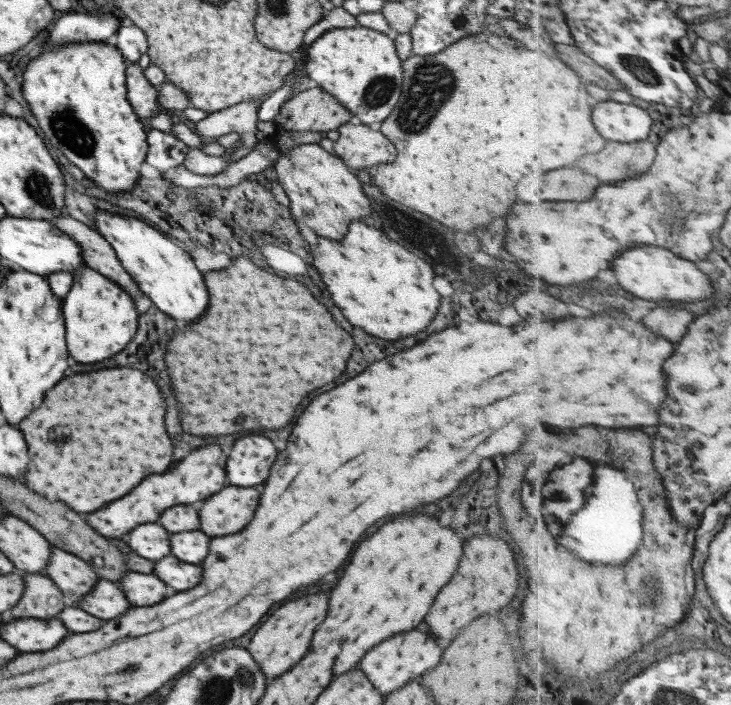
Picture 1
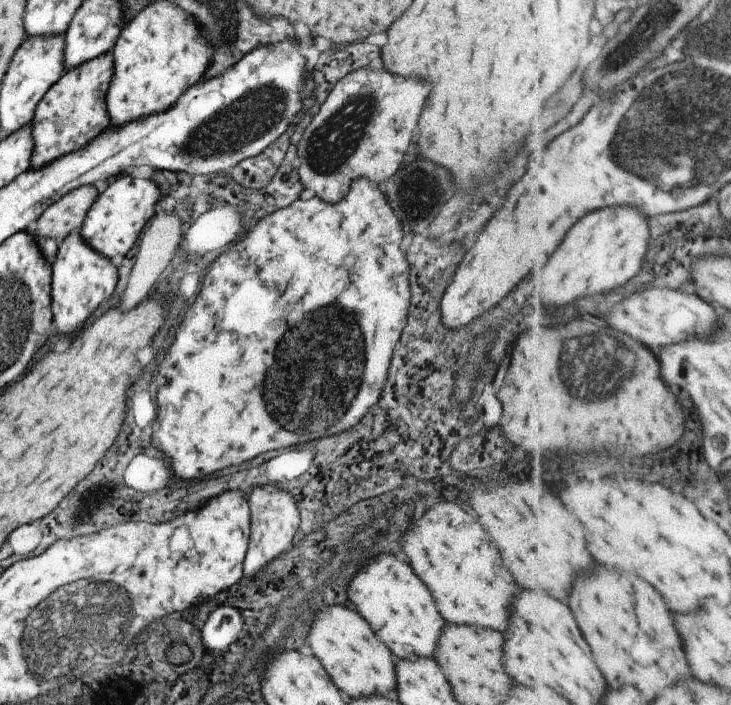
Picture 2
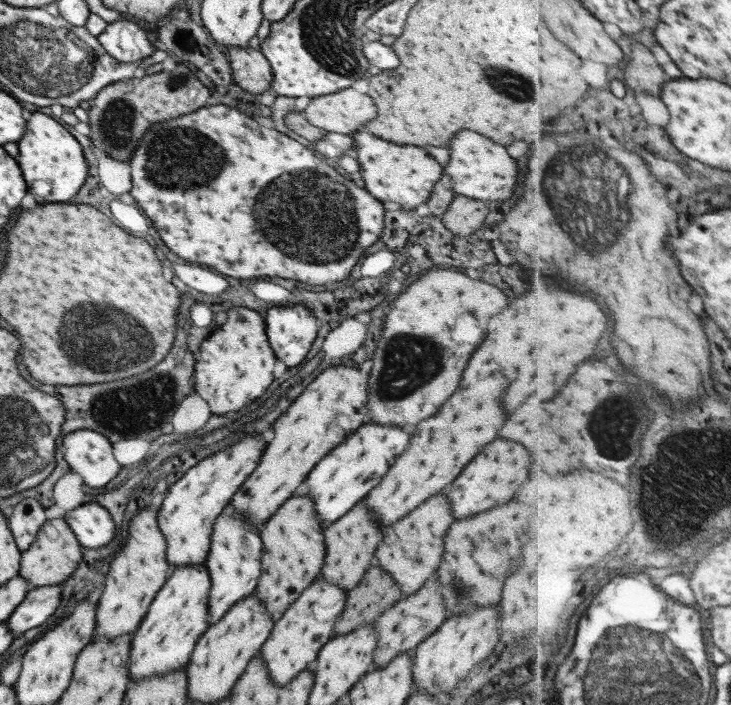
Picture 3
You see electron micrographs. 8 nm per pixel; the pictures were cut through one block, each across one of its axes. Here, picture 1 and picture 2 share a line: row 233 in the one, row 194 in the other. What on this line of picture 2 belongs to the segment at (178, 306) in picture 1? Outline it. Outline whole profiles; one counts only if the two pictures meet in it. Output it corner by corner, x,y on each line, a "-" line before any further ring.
122,175
112,180
110,186
100,193
98,200
94,200
88,216
82,222
80,236
86,240
86,244
90,244
90,248
108,259
124,256
136,245
145,224
156,213
155,205
160,204
161,198
160,187
154,180

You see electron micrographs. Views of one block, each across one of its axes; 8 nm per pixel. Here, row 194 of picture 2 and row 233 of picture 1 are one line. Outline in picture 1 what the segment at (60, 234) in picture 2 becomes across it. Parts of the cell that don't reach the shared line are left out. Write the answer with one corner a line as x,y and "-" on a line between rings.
58,215
50,221
79,244
87,267
119,284
134,302
138,295
144,295
118,260
112,245
98,231
70,215

